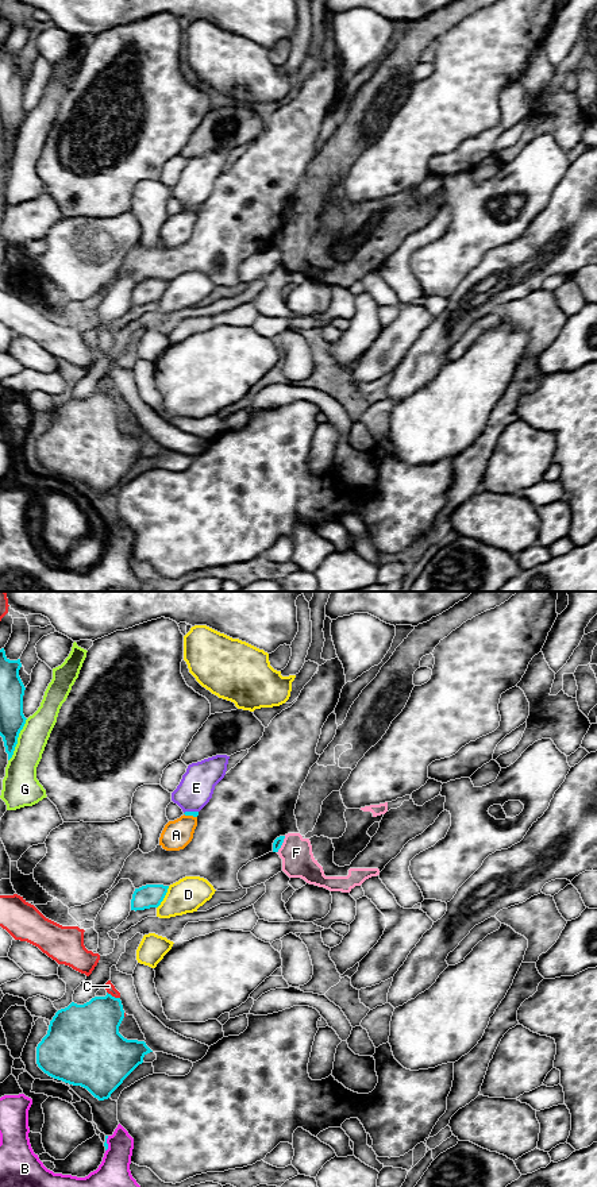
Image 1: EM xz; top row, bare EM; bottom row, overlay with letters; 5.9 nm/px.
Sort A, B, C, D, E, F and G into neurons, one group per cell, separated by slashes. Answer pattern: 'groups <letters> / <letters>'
groups A / B / C / D / E / F / G

